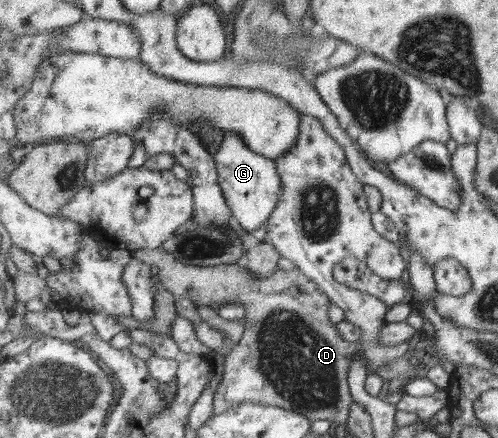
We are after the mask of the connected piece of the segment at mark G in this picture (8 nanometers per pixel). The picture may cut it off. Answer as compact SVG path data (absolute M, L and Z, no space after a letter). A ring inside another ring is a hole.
M238 131L224 132L223 141L214 155L219 183L237 222L248 232L266 226L283 196L283 180L275 159L253 151Z

